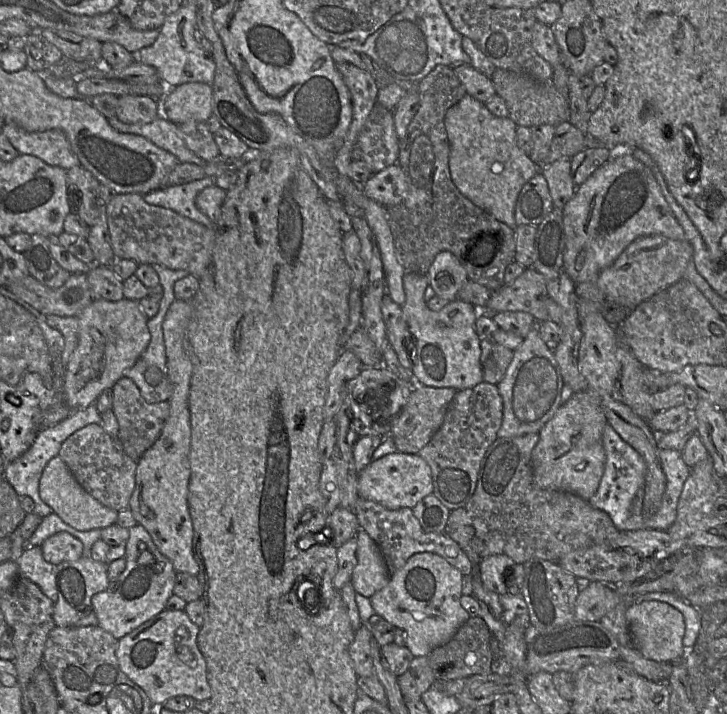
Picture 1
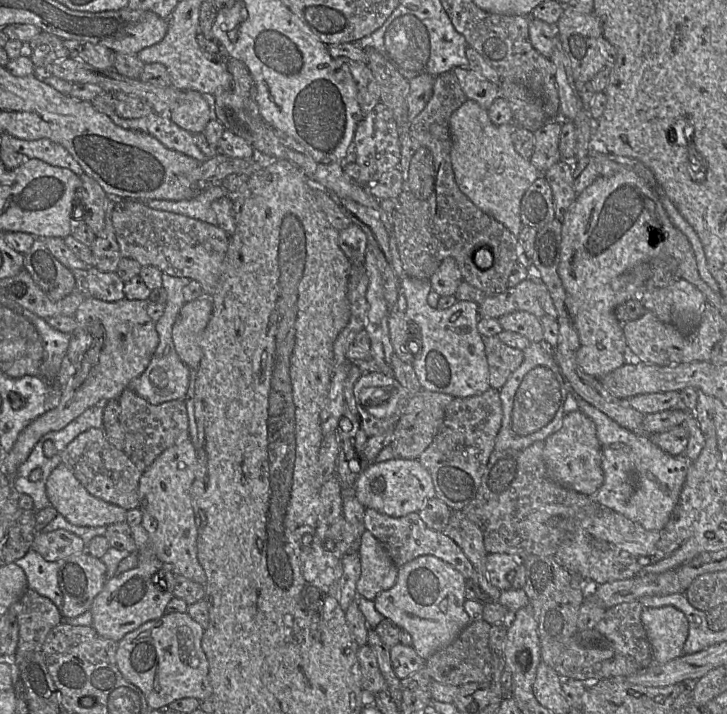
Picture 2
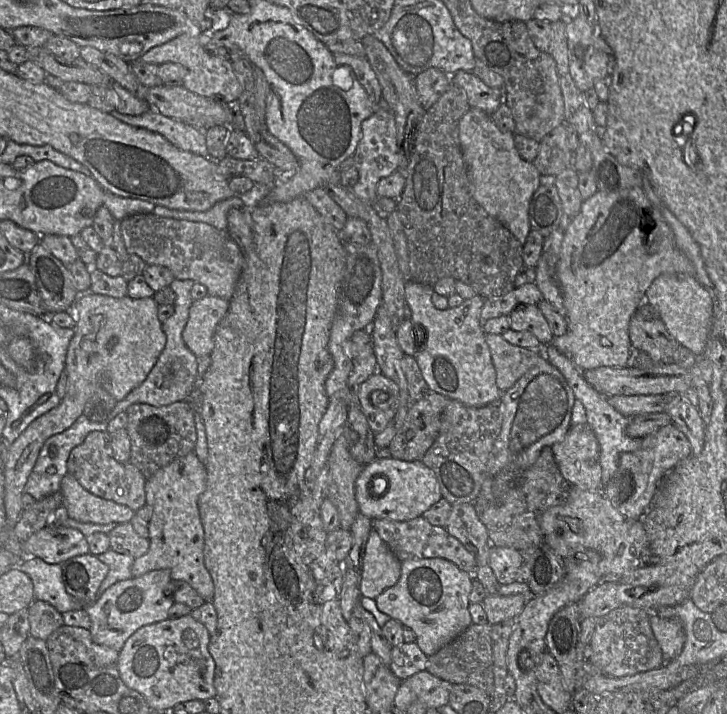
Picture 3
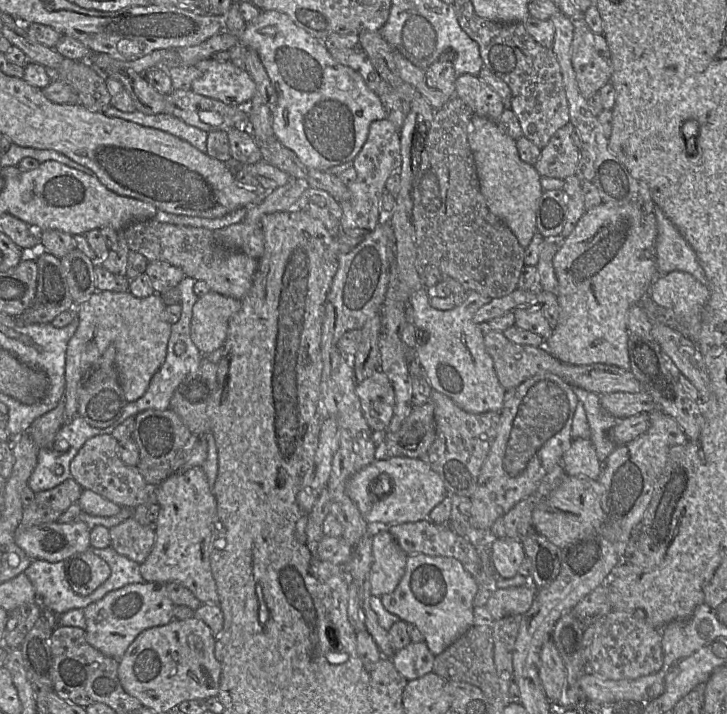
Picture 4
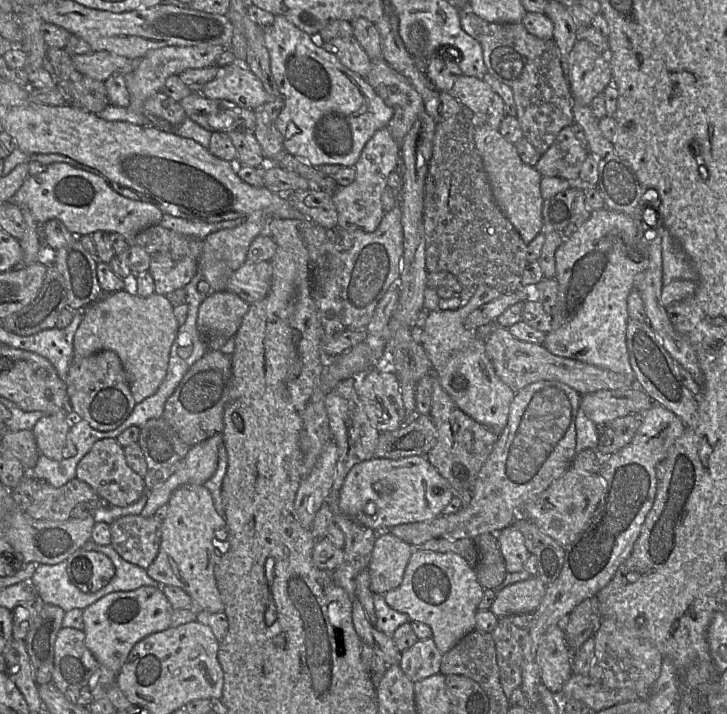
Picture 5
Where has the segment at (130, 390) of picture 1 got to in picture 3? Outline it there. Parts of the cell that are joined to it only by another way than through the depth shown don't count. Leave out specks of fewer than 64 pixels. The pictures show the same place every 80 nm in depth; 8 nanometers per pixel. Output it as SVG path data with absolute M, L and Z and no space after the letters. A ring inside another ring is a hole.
M177 401L155 407L136 403L126 409L128 417L125 430L131 443L130 462L148 479L174 460L194 452L196 428L194 411L186 401Z

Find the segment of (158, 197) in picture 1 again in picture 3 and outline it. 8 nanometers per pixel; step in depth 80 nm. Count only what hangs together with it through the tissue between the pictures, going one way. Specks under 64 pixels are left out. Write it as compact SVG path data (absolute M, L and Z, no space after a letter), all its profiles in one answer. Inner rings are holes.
M240 196L220 201L205 212L172 210L156 205L153 213L160 217L173 218L177 220L188 220L191 222L202 222L209 224L219 230L227 231L227 214L231 209L241 209L245 203Z

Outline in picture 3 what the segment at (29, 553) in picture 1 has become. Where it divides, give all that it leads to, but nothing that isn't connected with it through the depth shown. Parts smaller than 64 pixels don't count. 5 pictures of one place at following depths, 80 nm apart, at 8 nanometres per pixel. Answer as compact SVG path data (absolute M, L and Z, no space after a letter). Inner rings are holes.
M27 556L17 569L31 578L37 600L49 603L62 614L84 609L84 605L66 591L61 564L50 564L37 556Z

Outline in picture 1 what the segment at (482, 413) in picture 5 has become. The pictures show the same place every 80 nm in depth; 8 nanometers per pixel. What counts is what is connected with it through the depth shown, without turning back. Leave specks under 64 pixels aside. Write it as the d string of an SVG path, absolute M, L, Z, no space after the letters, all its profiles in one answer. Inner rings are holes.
M405 273L403 277L406 301L402 312L414 336L414 382L416 385L449 387L457 391L472 388L484 381L480 362L481 337L475 331L479 309L457 297L441 310L433 311L428 308L424 295L428 285L427 274Z

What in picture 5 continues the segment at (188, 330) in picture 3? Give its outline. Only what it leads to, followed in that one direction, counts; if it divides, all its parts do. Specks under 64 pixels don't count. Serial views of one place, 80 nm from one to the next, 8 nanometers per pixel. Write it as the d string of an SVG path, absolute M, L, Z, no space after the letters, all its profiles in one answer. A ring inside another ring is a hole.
M212 291L201 302L196 326L208 350L231 352L231 339L236 334L249 304L230 291Z

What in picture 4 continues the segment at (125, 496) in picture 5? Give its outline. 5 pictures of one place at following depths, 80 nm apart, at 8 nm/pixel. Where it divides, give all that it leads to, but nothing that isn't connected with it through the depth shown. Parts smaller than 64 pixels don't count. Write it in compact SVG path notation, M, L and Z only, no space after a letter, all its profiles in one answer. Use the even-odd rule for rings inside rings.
M110 434L89 438L70 464L71 478L83 489L91 490L122 508L136 508L147 503L150 488L136 467L126 465L119 457L118 441Z

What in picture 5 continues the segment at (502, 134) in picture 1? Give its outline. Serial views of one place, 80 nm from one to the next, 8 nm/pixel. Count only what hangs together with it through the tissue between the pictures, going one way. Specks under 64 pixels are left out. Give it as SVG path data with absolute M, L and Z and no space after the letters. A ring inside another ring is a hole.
M482 124L476 127L474 142L482 157L498 207L528 246L543 231L542 204L544 200L540 190L542 175L535 167L523 163L515 145L508 142L498 130L489 125Z

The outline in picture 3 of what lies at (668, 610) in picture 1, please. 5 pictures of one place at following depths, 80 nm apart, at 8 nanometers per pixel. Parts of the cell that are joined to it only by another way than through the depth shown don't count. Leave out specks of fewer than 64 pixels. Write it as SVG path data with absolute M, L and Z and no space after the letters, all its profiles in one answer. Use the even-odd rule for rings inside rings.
M655 612L650 613L649 622L661 648L664 664L676 659L681 653L686 639L681 622L661 618Z

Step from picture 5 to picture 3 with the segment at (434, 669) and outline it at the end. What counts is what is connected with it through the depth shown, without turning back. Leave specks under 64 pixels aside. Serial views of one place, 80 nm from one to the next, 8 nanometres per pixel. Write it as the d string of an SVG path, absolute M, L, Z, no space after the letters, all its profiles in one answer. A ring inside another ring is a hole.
M402 643L391 649L390 668L401 681L426 670L428 657L414 643Z

